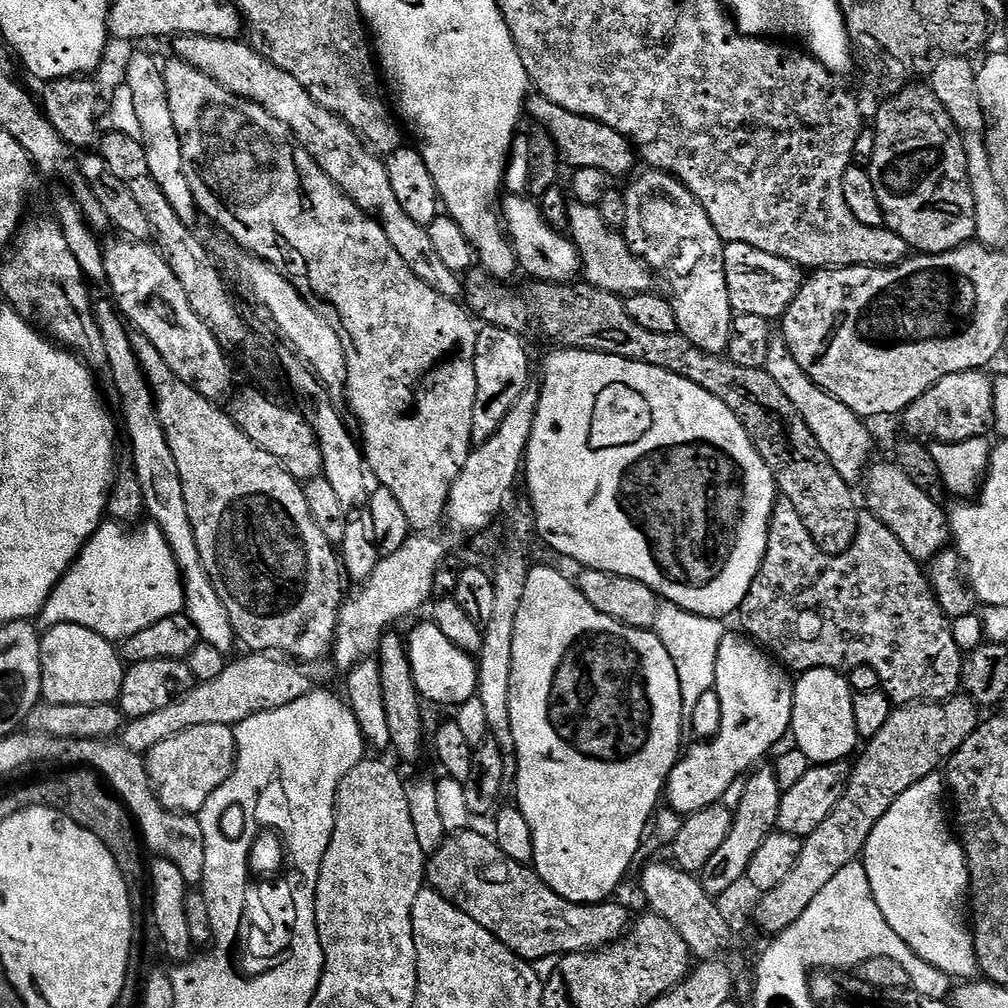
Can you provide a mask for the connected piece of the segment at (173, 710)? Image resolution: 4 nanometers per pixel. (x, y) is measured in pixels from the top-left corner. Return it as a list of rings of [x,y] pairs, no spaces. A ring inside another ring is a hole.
[[[244,654],[241,660],[225,663],[222,674],[218,674],[218,678],[210,678],[209,680],[201,680],[189,690],[186,694],[182,694],[174,702],[170,702],[170,706],[162,706],[162,710],[154,710],[154,714],[146,714],[142,718],[137,720],[129,719],[124,725],[122,733],[122,742],[132,752],[139,752],[141,754],[147,754],[151,752],[154,746],[158,746],[158,742],[166,742],[166,738],[174,738],[174,734],[182,734],[182,730],[190,730],[190,726],[237,726],[243,720],[250,718],[254,714],[262,714],[266,710],[274,710],[278,707],[288,706],[292,702],[298,701],[304,695],[313,691],[314,685],[312,685],[312,676],[307,672],[303,663],[297,662],[292,658],[281,658],[276,654]]]

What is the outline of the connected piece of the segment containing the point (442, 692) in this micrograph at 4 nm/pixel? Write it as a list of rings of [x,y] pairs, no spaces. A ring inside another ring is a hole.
[[[433,622],[420,624],[412,633],[407,633],[407,650],[414,682],[421,697],[429,704],[465,704],[471,696],[477,695],[478,664],[473,653],[466,652],[442,634]]]

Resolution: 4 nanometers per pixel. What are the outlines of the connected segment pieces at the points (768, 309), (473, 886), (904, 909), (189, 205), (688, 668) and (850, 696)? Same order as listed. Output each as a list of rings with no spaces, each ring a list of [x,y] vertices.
[[[746,242],[725,243],[722,248],[722,259],[733,313],[741,316],[758,314],[758,318],[776,322],[783,317],[792,299],[800,293],[801,269],[788,260],[778,258],[774,254],[766,254],[766,250],[746,246]]]
[[[465,830],[463,832],[451,833],[445,839],[444,844],[438,851],[431,853],[430,859],[426,864],[426,880],[431,887],[437,892],[441,892],[443,896],[455,906],[458,910],[465,912],[470,918],[474,918],[474,922],[478,922],[478,926],[482,926],[486,930],[490,930],[490,934],[494,934],[494,938],[498,938],[506,947],[514,953],[515,956],[522,957],[523,960],[529,962],[537,962],[536,960],[548,960],[551,956],[555,958],[563,958],[571,952],[586,952],[595,950],[621,936],[628,931],[630,927],[630,916],[628,920],[628,912],[620,904],[612,904],[613,902],[605,902],[603,904],[575,904],[566,898],[562,898],[554,890],[550,890],[550,886],[546,884],[540,875],[536,873],[535,867],[529,866],[527,863],[519,860],[510,859],[504,853],[504,849],[496,843],[491,835],[483,836],[480,832],[472,832],[473,830]]]
[[[940,774],[924,777],[916,785],[910,786],[874,826],[862,853],[862,863],[874,894],[874,902],[878,902],[882,918],[890,930],[898,934],[905,949],[921,956],[930,967],[948,976],[957,976],[957,981],[968,982],[978,972],[976,947],[966,919],[966,897],[970,892],[968,858],[953,829],[951,832],[944,821],[944,792],[946,796],[946,780]]]
[[[144,52],[131,56],[126,66],[124,82],[131,89],[134,108],[138,120],[140,140],[144,145],[148,168],[155,184],[162,190],[166,201],[174,206],[174,214],[178,214],[186,222],[192,215],[197,215],[196,199],[190,190],[190,178],[186,178],[186,166],[180,145],[180,135],[176,129],[174,118],[170,112],[166,84],[161,65]]]
[[[661,603],[654,629],[656,637],[666,646],[670,658],[674,662],[674,670],[678,670],[678,703],[685,715],[691,718],[702,694],[715,689],[716,663],[718,662],[718,646],[722,642],[726,628],[715,616],[699,616],[693,612],[682,610],[676,604]]]
[[[811,668],[797,677],[793,685],[790,732],[796,738],[795,747],[806,754],[809,763],[832,764],[849,759],[857,751],[860,737],[853,708],[855,697],[847,677],[835,668]]]

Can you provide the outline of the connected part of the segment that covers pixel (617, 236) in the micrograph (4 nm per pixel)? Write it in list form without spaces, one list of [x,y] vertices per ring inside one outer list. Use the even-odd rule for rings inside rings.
[[[581,204],[571,205],[568,230],[573,244],[581,254],[582,274],[587,283],[619,296],[629,296],[649,289],[651,275],[643,274],[640,270],[634,270],[630,274],[627,266],[624,265],[627,255],[623,235],[609,228],[597,207]]]

